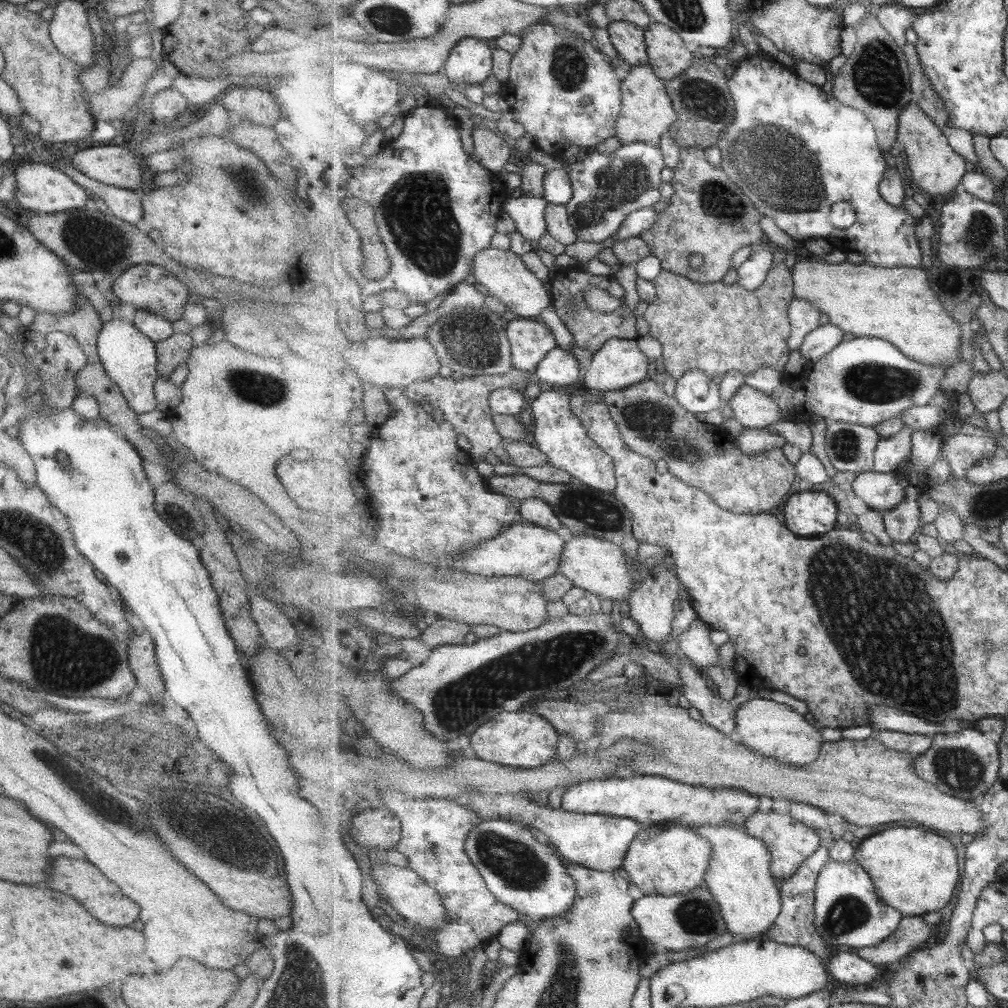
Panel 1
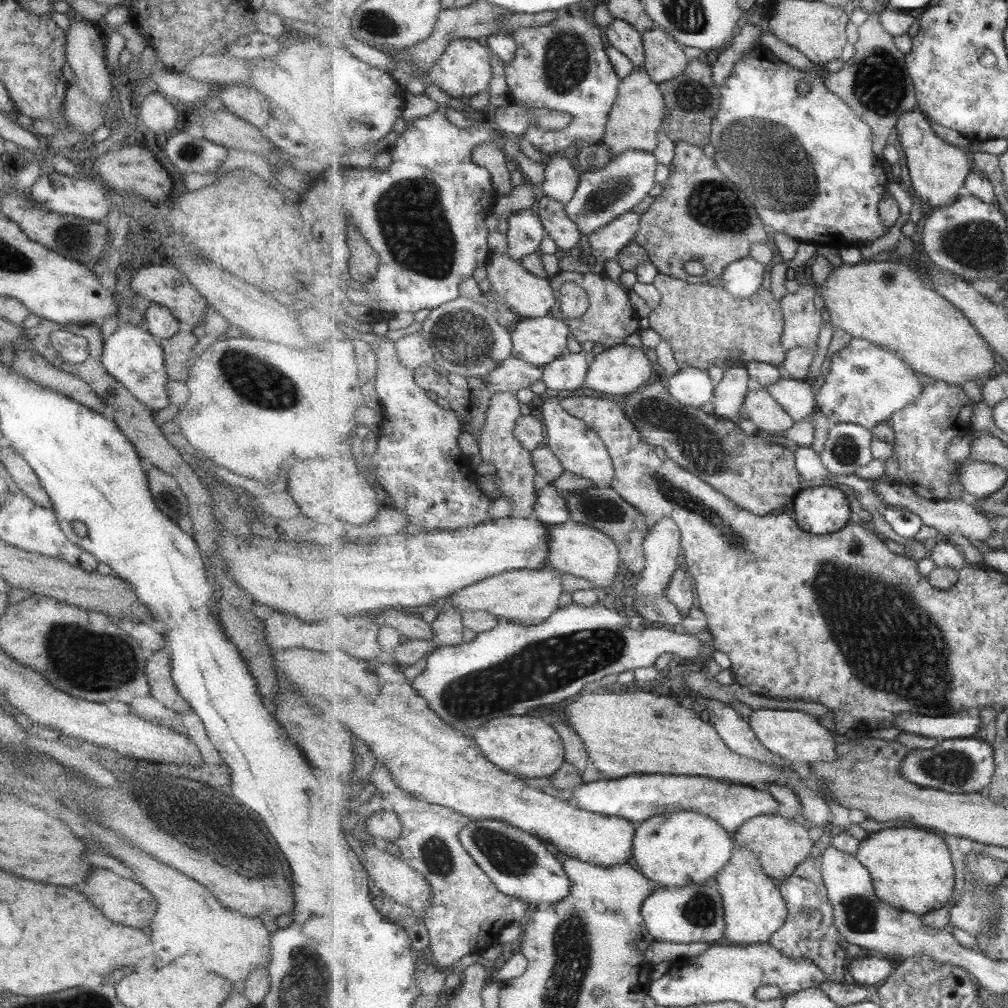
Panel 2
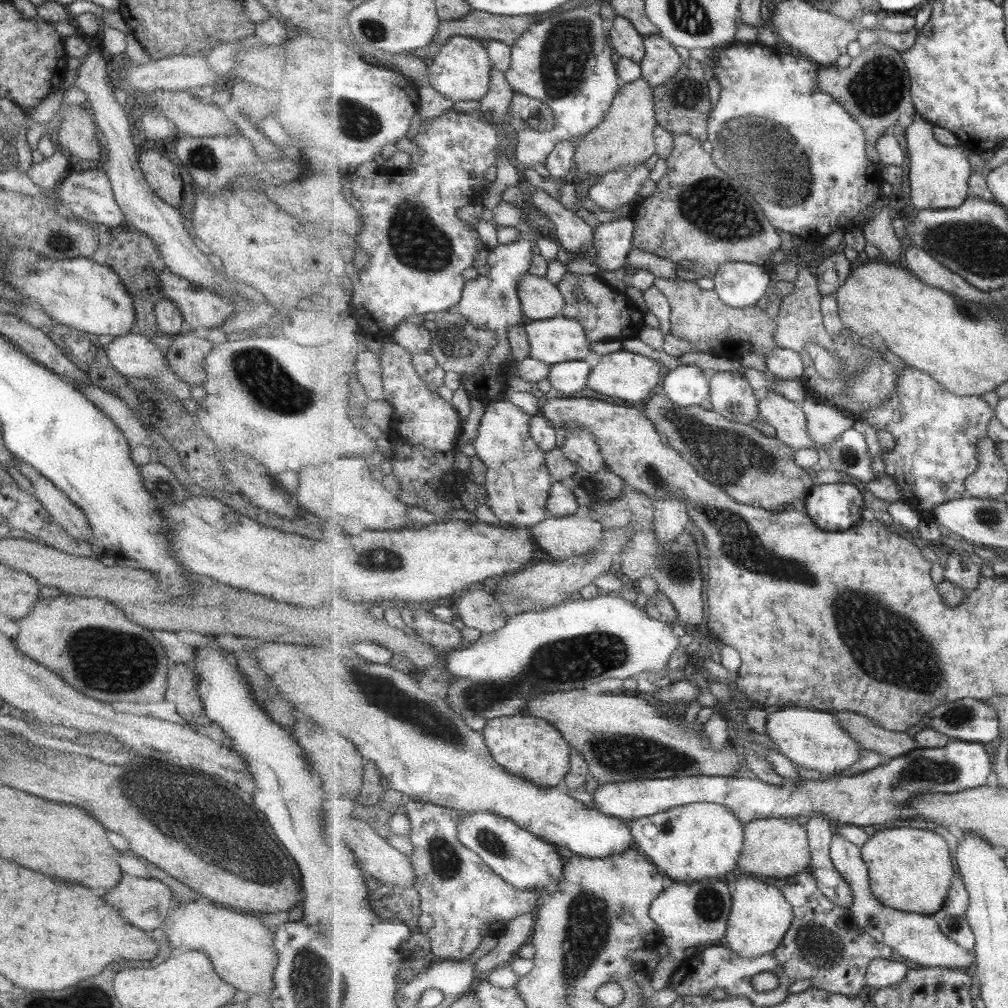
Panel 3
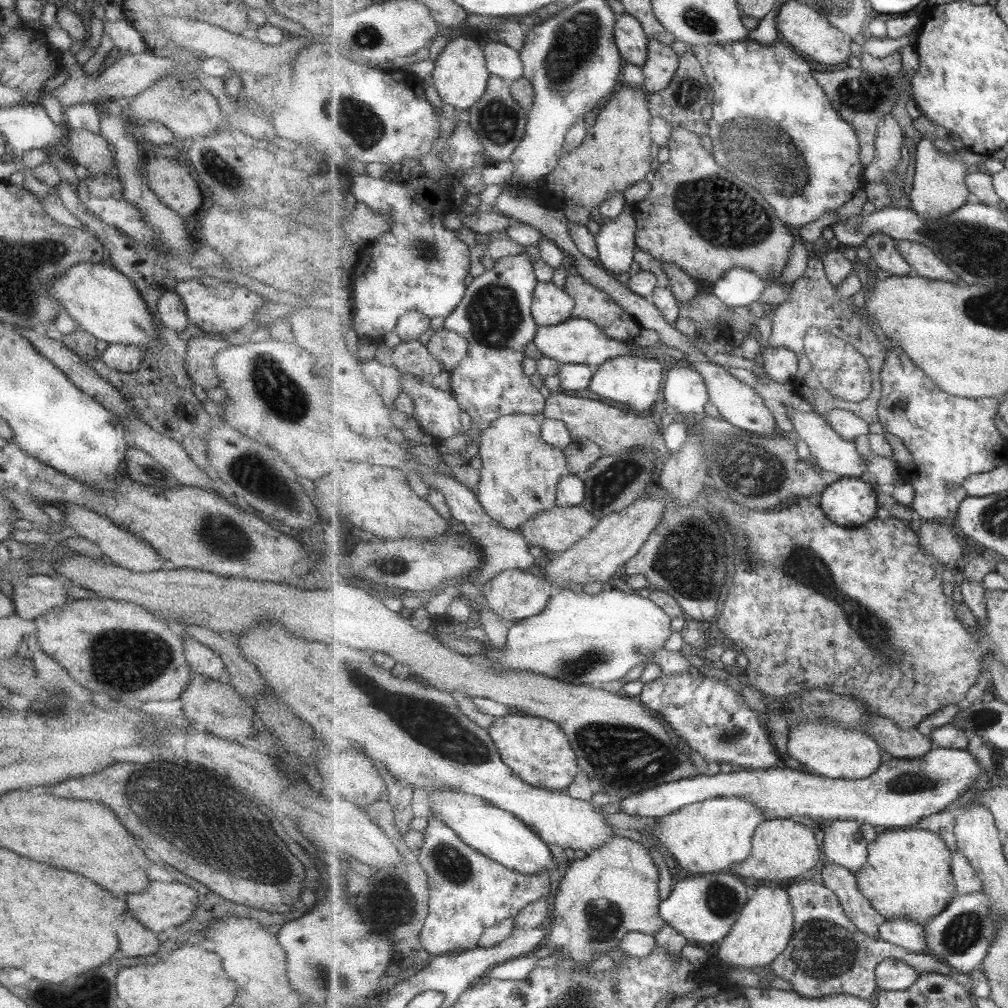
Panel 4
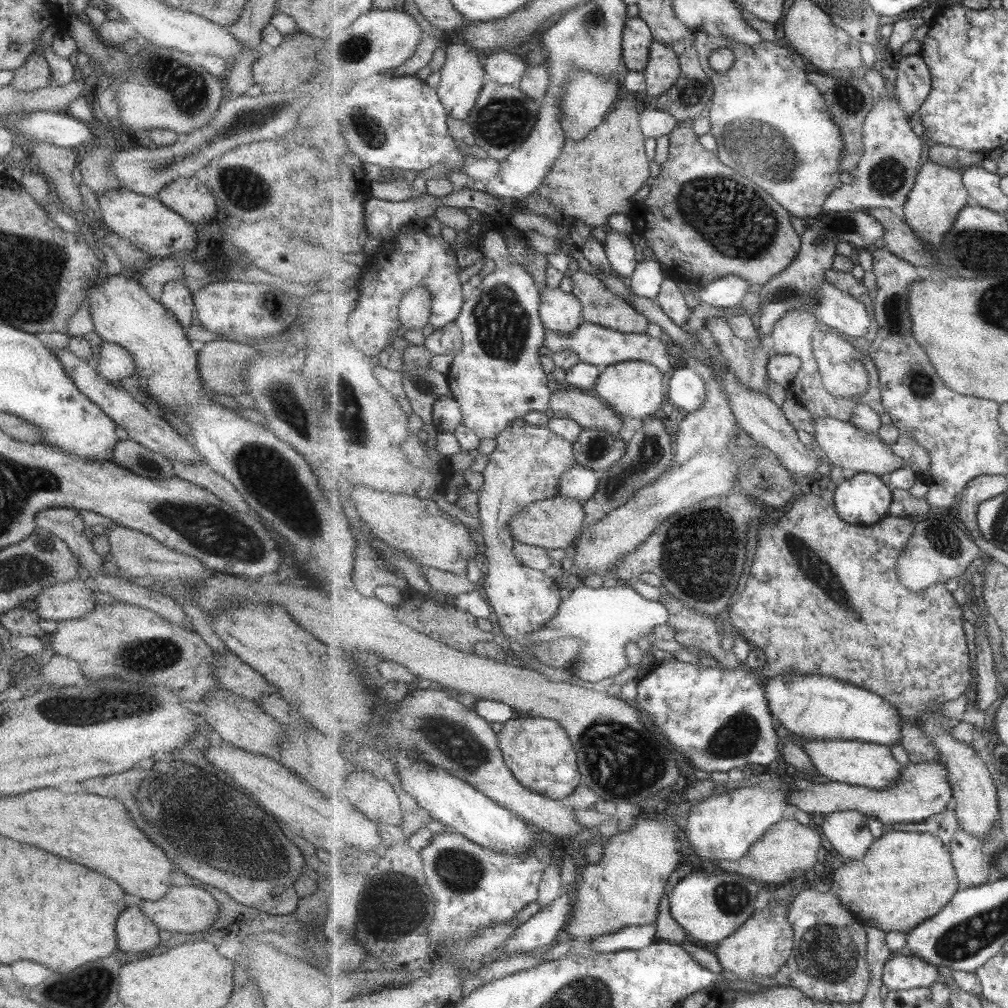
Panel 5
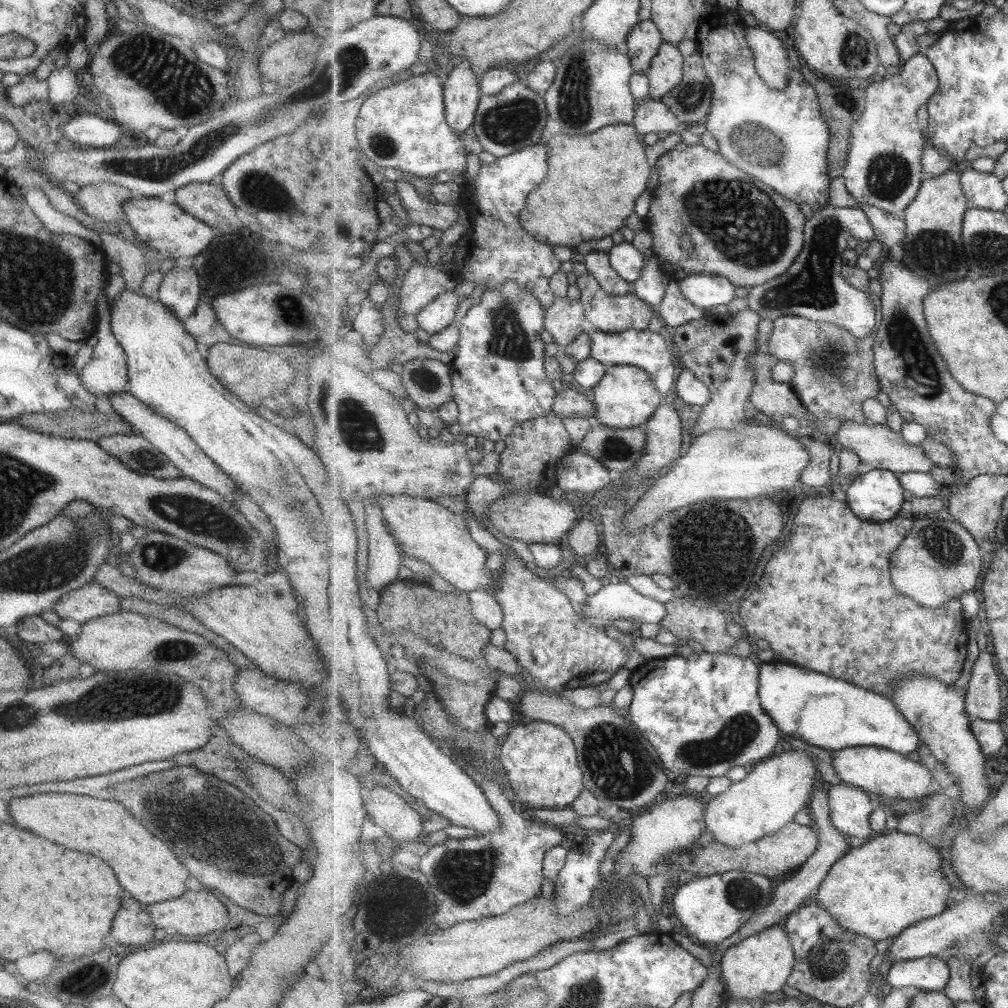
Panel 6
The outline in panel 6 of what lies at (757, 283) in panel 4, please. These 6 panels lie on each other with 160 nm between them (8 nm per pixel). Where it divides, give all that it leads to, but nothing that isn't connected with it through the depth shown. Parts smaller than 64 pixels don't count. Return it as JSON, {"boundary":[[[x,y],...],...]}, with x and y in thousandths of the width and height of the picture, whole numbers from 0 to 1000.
{"boundary":[[[686,272],[673,280],[677,291],[692,305],[719,304],[730,297],[731,286],[725,278],[711,273]]]}

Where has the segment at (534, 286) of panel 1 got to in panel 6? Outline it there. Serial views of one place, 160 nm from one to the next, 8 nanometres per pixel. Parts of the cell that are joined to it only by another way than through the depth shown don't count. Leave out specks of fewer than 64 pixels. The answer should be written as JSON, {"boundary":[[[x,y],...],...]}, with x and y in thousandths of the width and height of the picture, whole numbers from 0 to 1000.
{"boundary":[[[552,295],[551,300],[542,307],[541,323],[554,344],[563,343],[584,323],[579,301],[564,295]]]}

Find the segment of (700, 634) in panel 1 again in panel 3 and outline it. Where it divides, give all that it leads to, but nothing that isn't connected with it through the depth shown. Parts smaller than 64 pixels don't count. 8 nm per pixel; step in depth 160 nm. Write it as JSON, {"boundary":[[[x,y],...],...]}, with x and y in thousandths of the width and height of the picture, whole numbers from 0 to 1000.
{"boundary":[[[595,589],[588,595],[563,594],[553,601],[523,605],[506,611],[503,619],[491,627],[480,629],[475,635],[441,649],[442,665],[450,671],[441,687],[444,699],[459,711],[477,710],[482,714],[515,709],[514,704],[533,688],[547,688],[585,682],[600,673],[631,672],[636,667],[655,669],[662,666],[662,657],[676,642],[676,633],[670,631],[667,619],[654,617],[642,611],[640,604],[622,596],[614,589]]]}

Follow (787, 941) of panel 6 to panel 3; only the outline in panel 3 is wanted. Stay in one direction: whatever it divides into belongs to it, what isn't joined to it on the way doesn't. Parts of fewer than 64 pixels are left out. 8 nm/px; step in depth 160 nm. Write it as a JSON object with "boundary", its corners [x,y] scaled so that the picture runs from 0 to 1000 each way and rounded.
{"boundary":[[[734,867],[735,871],[731,871],[726,887],[726,907],[722,913],[720,938],[735,950],[755,950],[759,946],[768,944],[777,934],[789,915],[788,901],[777,883],[753,874],[749,870],[745,871],[745,867]]]}

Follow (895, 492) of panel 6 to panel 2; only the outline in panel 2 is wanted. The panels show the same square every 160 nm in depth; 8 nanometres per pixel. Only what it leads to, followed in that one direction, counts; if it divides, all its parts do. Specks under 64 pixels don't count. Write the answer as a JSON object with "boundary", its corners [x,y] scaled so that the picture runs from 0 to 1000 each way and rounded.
{"boundary":[[[814,480],[794,488],[788,498],[788,508],[797,526],[824,530],[843,520],[846,507],[832,484]]]}

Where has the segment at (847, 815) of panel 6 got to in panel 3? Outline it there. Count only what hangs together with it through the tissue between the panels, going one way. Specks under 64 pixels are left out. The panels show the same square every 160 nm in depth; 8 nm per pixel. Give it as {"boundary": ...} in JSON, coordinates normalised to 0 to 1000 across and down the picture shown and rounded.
{"boundary":[[[829,826],[823,839],[823,848],[826,857],[835,867],[835,870],[844,880],[846,895],[843,899],[847,916],[853,925],[863,927],[870,935],[876,935],[898,952],[909,955],[913,959],[938,959],[966,961],[969,953],[968,943],[960,943],[951,938],[944,931],[941,931],[933,920],[933,912],[927,908],[917,908],[909,905],[896,905],[890,902],[876,899],[877,896],[870,893],[863,874],[861,856],[857,854],[854,840],[842,835],[840,831]]]}

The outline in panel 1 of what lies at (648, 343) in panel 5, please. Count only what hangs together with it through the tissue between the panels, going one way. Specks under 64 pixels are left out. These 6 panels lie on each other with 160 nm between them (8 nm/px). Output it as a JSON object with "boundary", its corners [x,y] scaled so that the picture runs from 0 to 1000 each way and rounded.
{"boundary":[[[506,313],[502,315],[502,322],[509,363],[513,367],[531,369],[543,350],[553,344],[549,329],[535,316]]]}

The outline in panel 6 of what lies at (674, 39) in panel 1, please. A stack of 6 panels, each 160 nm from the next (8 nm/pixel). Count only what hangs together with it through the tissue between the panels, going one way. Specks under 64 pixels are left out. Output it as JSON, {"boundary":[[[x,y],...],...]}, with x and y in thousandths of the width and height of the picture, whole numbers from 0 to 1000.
{"boundary":[[[659,42],[654,54],[647,62],[642,72],[645,78],[645,95],[647,98],[658,98],[673,83],[679,75],[679,59],[672,45]]]}

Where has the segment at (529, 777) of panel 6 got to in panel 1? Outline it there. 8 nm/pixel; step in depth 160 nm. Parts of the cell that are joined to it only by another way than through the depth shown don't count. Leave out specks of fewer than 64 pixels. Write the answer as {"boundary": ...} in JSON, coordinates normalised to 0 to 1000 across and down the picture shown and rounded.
{"boundary":[[[501,705],[477,719],[466,730],[466,740],[476,754],[509,762],[535,762],[554,750],[556,729],[545,713],[531,705]]]}

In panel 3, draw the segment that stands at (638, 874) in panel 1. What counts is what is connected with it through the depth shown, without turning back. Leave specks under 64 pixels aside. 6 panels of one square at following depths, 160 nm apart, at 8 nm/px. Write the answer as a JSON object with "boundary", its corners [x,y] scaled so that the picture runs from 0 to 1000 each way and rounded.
{"boundary":[[[705,796],[674,800],[625,815],[632,843],[672,875],[711,871],[732,862],[738,819],[723,801]]]}

